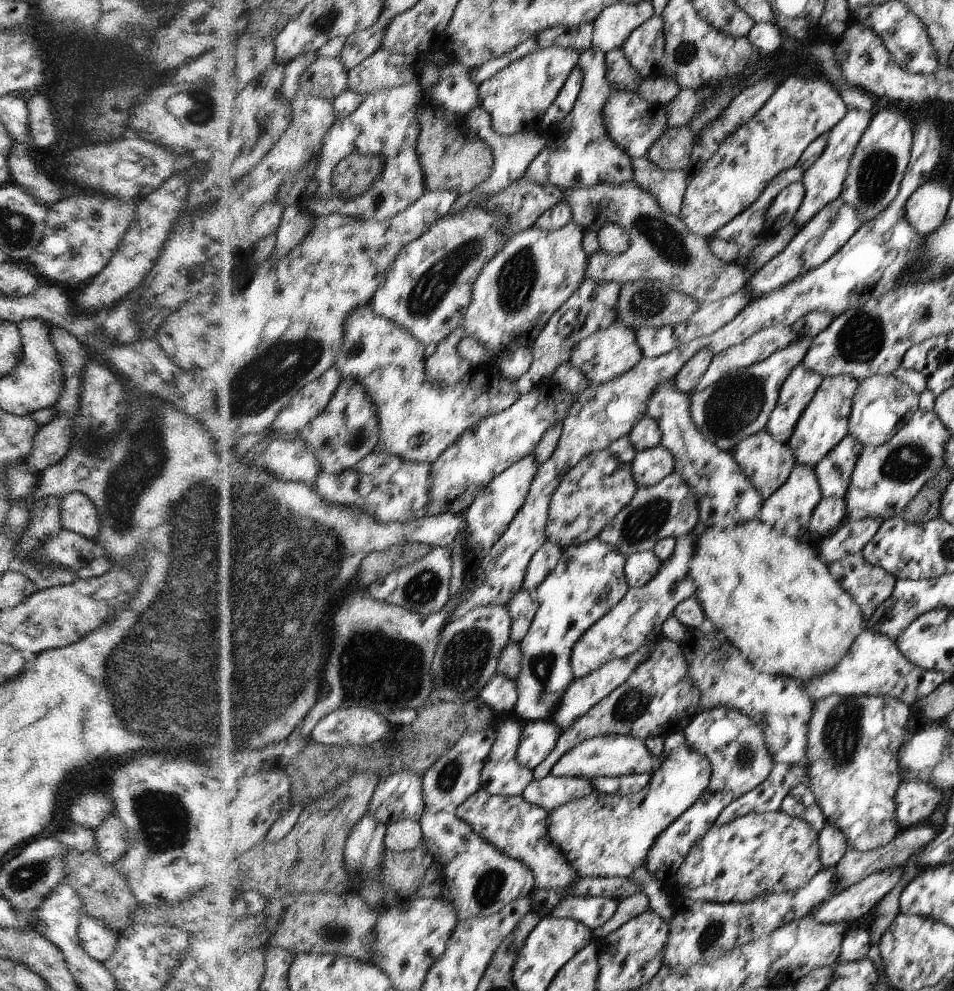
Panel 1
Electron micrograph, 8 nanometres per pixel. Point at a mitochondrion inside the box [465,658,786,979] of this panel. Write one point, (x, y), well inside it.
(489, 885)

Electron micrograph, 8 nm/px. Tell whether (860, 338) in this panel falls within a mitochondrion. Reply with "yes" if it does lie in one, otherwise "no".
yes

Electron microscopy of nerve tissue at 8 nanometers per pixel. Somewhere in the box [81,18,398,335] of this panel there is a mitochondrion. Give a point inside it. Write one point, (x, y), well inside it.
(199, 107)

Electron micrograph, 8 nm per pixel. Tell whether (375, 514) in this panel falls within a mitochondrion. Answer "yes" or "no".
no

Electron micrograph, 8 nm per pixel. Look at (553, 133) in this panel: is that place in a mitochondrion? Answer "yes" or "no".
no

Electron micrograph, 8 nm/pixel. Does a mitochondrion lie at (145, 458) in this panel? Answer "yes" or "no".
yes

